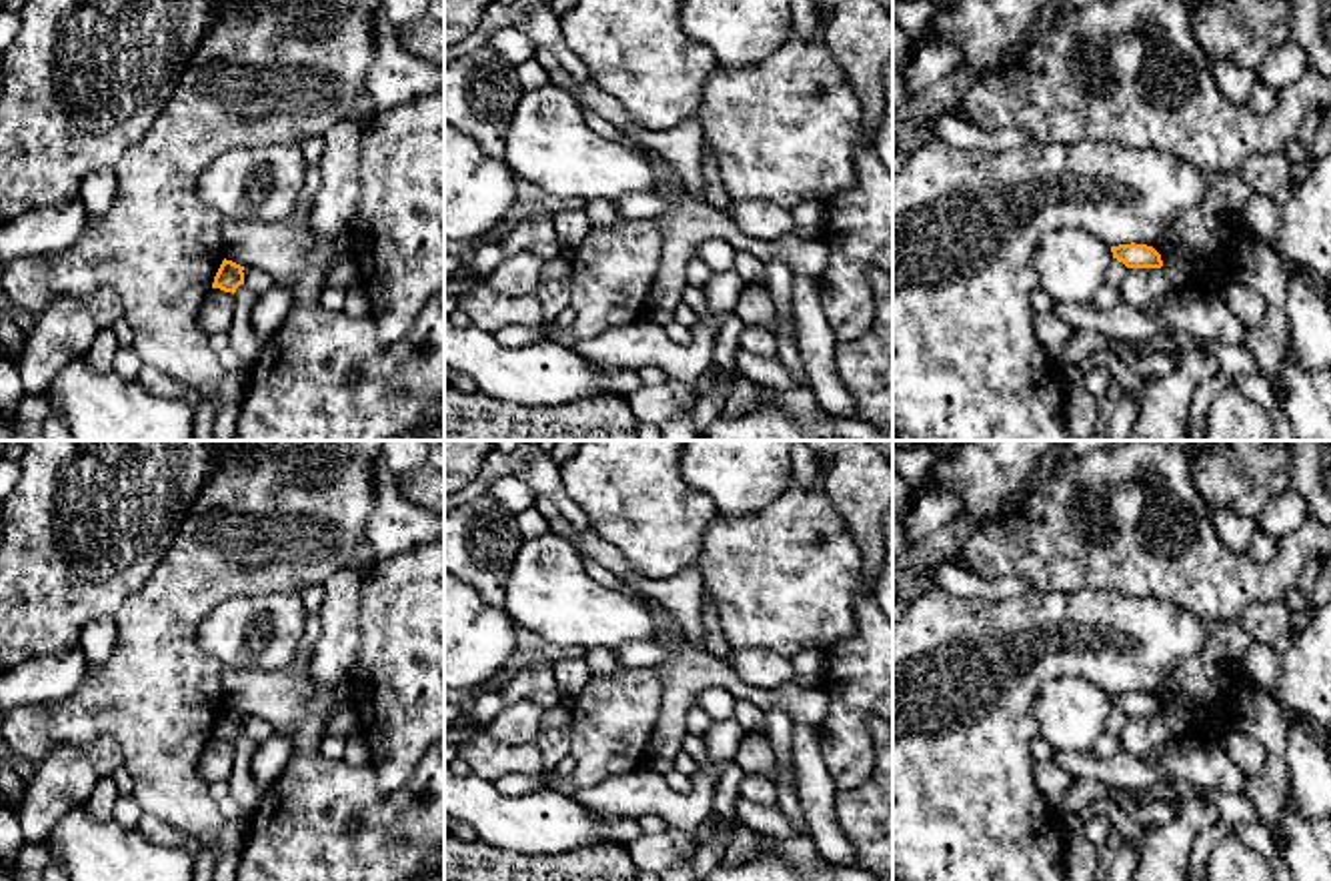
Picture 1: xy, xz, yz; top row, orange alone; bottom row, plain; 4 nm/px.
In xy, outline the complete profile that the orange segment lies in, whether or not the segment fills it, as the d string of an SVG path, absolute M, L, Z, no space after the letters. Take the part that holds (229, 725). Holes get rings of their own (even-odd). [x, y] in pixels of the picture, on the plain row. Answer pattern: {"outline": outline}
{"outline": "M222 709L216 725L214 725L214 731L212 731L212 737L220 737L224 741L236 741L236 737L240 733L244 733L244 715L232 711L232 709Z"}

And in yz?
{"outline": "M1119 693L1111 695L1113 707L1121 709L1127 717L1161 717L1161 703L1147 693Z"}

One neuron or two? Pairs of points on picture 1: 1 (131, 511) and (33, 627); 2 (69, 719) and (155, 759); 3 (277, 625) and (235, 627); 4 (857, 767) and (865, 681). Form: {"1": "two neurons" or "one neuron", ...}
{"1": "one neuron", "2": "one neuron", "3": "one neuron", "4": "one neuron"}

